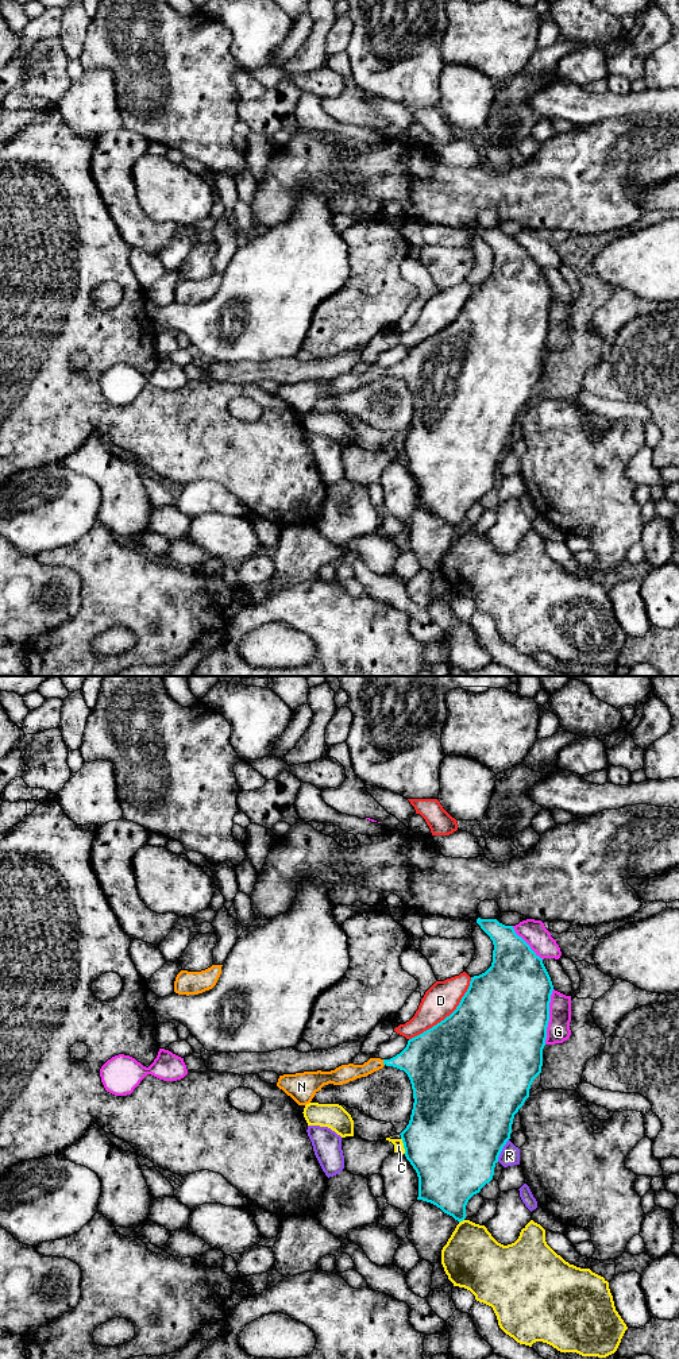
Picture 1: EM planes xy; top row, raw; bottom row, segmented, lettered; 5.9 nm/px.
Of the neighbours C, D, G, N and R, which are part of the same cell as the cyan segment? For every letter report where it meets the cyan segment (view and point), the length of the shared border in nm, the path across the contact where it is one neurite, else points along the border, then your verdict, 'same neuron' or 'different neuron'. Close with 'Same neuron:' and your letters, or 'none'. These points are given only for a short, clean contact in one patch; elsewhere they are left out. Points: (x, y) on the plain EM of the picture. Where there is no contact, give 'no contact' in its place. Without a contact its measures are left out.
C: xy (404, 455) | 100 nm | different neuron
D: xy (447, 325) | 550 nm | different neuron
G: xy (548, 325) | 340 nm | different neuron
N: xy (384, 371) | 40 nm | across xy (425, 369), (384, 371), (344, 382) | same neuron
R: xy (501, 459) | 150 nm | different neuron
Same neuron: N

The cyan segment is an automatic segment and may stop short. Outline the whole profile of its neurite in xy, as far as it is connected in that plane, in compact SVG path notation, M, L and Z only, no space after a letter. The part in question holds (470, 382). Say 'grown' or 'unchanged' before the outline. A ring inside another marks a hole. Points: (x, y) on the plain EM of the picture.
grown; M481 227L477 232L493 250L493 271L485 282L471 286L467 301L450 325L409 348L406 356L390 368L370 367L363 374L342 374L331 381L283 383L277 391L277 395L298 414L306 414L324 394L343 394L366 386L385 374L404 379L410 389L414 412L409 433L400 444L405 466L418 486L417 509L436 514L459 532L466 528L468 509L493 489L498 466L510 448L514 424L529 406L533 389L541 382L553 300L543 267L516 243L513 235Z

